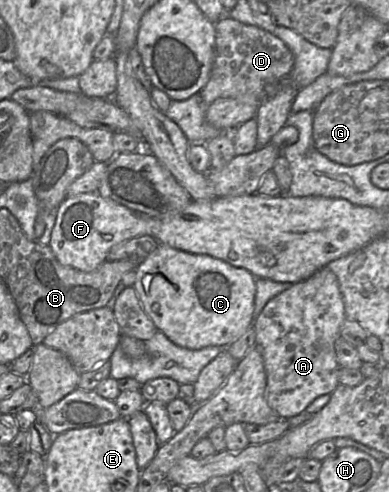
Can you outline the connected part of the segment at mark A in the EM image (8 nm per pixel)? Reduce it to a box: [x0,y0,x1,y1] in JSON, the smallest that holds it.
[254,267,346,419]

